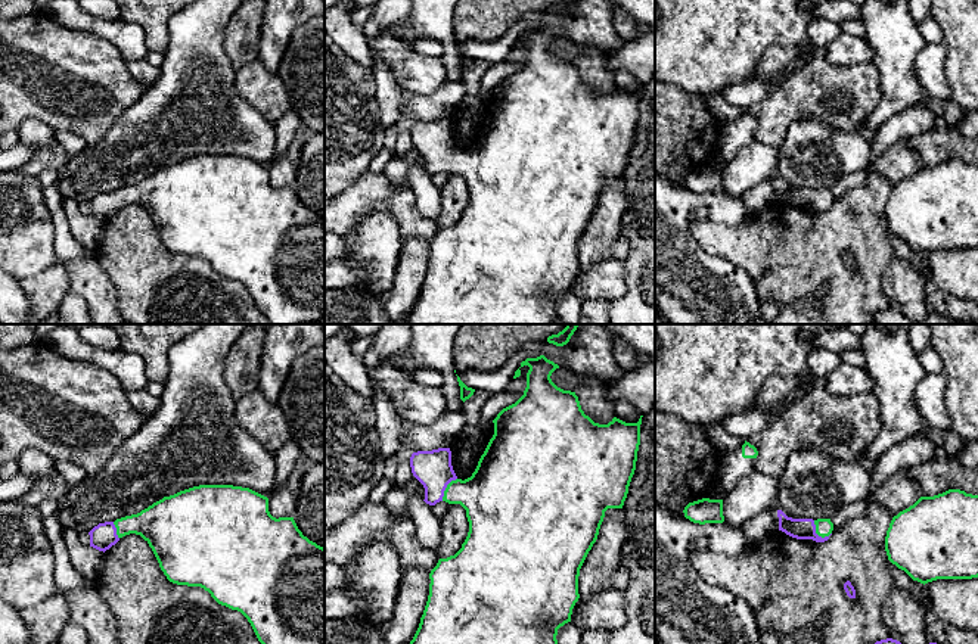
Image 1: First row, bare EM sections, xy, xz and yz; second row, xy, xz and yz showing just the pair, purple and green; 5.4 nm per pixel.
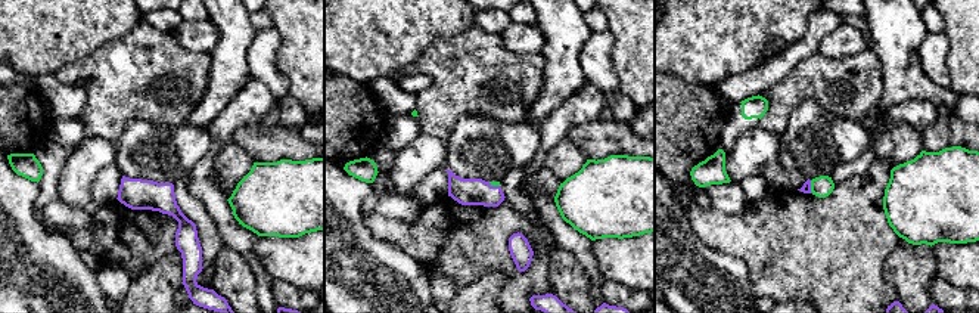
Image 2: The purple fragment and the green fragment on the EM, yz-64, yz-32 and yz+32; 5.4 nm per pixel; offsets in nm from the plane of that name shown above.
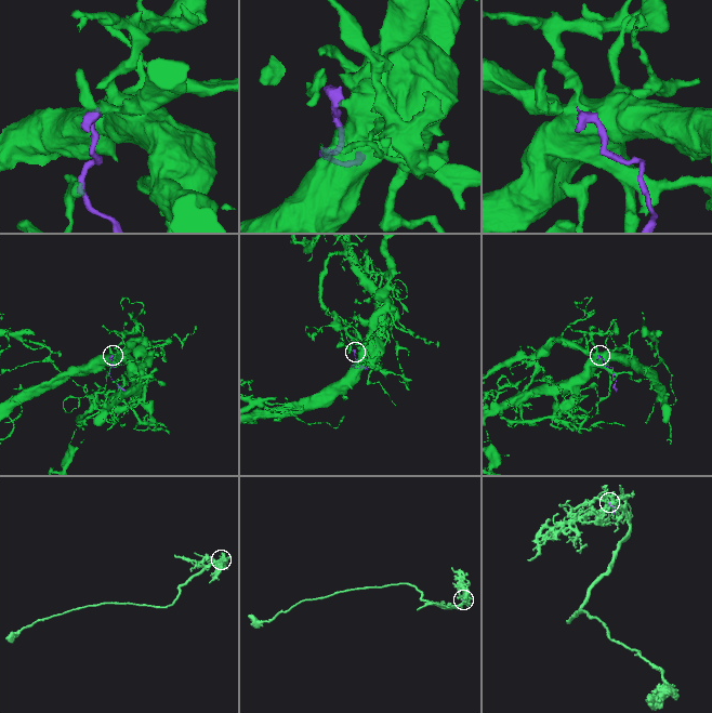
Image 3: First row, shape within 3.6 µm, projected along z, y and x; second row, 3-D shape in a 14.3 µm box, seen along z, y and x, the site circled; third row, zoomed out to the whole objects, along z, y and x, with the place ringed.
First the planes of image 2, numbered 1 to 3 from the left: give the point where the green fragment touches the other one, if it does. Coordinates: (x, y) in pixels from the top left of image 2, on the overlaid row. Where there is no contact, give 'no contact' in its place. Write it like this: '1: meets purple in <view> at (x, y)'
1: no contact
2: meets purple in yz-32 at (494, 186)
3: meets purple in yz+32 at (810, 186)

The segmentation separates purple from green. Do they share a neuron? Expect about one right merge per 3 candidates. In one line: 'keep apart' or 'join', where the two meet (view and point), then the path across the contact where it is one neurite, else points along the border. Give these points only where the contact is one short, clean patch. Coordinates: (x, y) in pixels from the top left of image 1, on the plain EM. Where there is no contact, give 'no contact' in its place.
join; contact yz (816, 204); way yz (797, 198), (807, 198), (816, 204), (823, 196)

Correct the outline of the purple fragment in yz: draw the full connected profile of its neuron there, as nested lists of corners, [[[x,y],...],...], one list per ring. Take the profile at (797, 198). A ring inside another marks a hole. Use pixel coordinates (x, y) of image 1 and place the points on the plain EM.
[[[777,180],[779,200],[797,209],[813,209],[825,212],[833,200],[830,189],[792,189],[782,180]]]

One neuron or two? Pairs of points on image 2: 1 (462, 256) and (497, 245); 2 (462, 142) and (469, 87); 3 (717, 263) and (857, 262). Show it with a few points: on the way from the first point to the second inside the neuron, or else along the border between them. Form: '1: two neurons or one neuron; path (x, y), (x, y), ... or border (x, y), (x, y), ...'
1: one neuron; path (471, 247), (488, 245)
2: two neurons; border (500, 121), (484, 115), (463, 115), (446, 142)
3: two neurons; border (712, 250), (739, 257), (745, 263), (755, 296)

